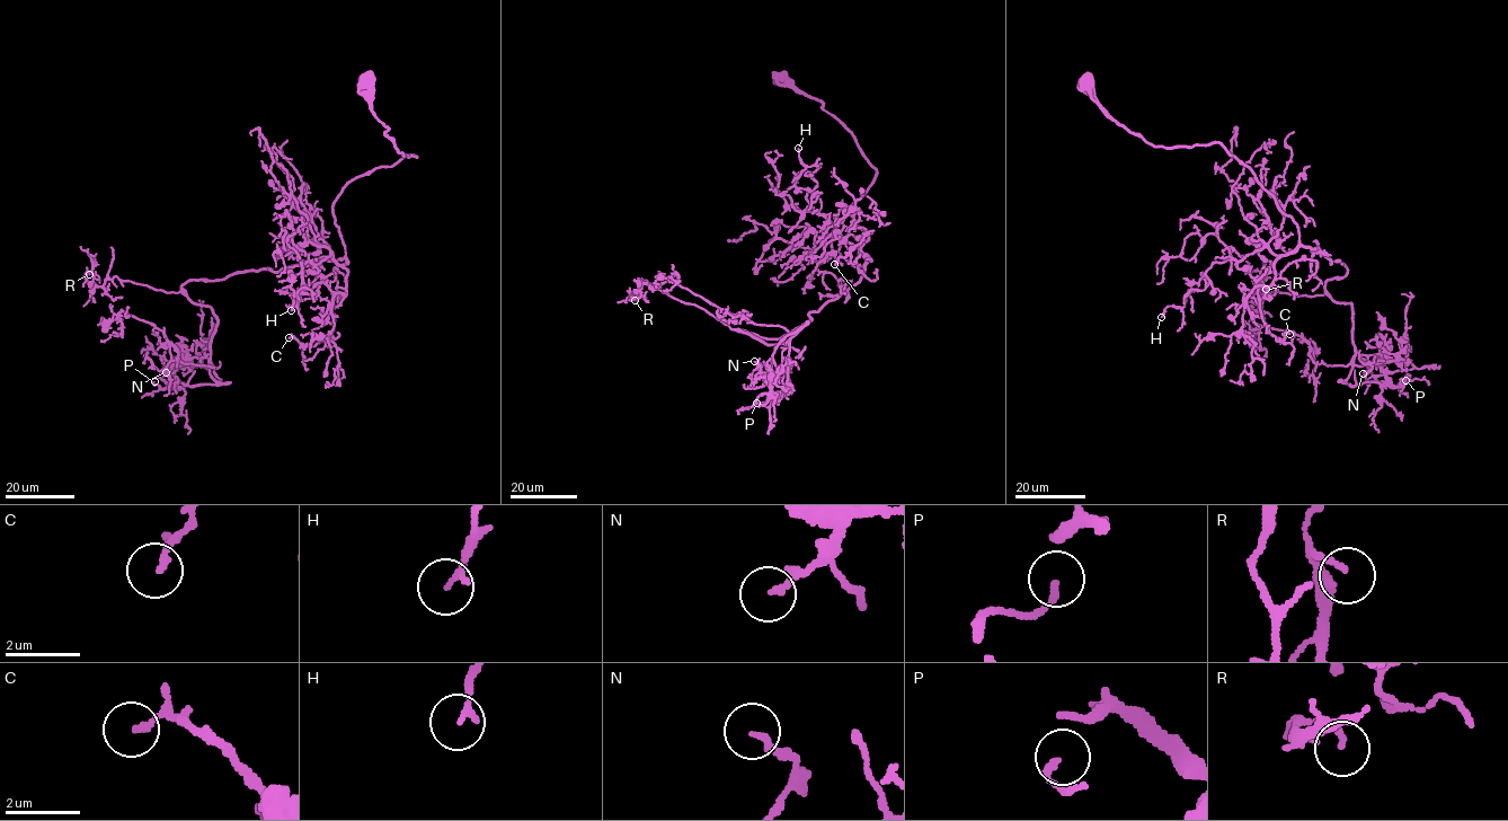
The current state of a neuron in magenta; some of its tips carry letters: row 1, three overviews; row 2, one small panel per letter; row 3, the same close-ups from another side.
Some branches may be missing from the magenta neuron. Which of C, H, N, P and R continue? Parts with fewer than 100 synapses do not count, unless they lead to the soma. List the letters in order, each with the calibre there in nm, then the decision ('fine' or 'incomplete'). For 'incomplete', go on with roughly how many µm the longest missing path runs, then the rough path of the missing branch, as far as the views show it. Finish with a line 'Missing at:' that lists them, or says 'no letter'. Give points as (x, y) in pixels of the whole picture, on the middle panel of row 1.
C: calibre 160 nm; fine
H: calibre 140 nm; fine
N: calibre 150 nm; fine
P: calibre 110 nm; fine
R: calibre 160 nm; fine
Missing at: no letter

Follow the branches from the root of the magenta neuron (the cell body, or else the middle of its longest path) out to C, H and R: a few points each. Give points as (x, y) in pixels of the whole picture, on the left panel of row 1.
C: (369, 79), (386, 134), (416, 156), (343, 188), (333, 213), (347, 292), (333, 292), (333, 333), (289, 337)
H: (369, 79), (386, 134), (416, 156), (343, 188), (333, 213), (346, 262), (302, 262), (286, 280), (291, 310)
R: (369, 79), (386, 134), (416, 156), (343, 188), (343, 257), (178, 292), (114, 276), (91, 292), (89, 274)

